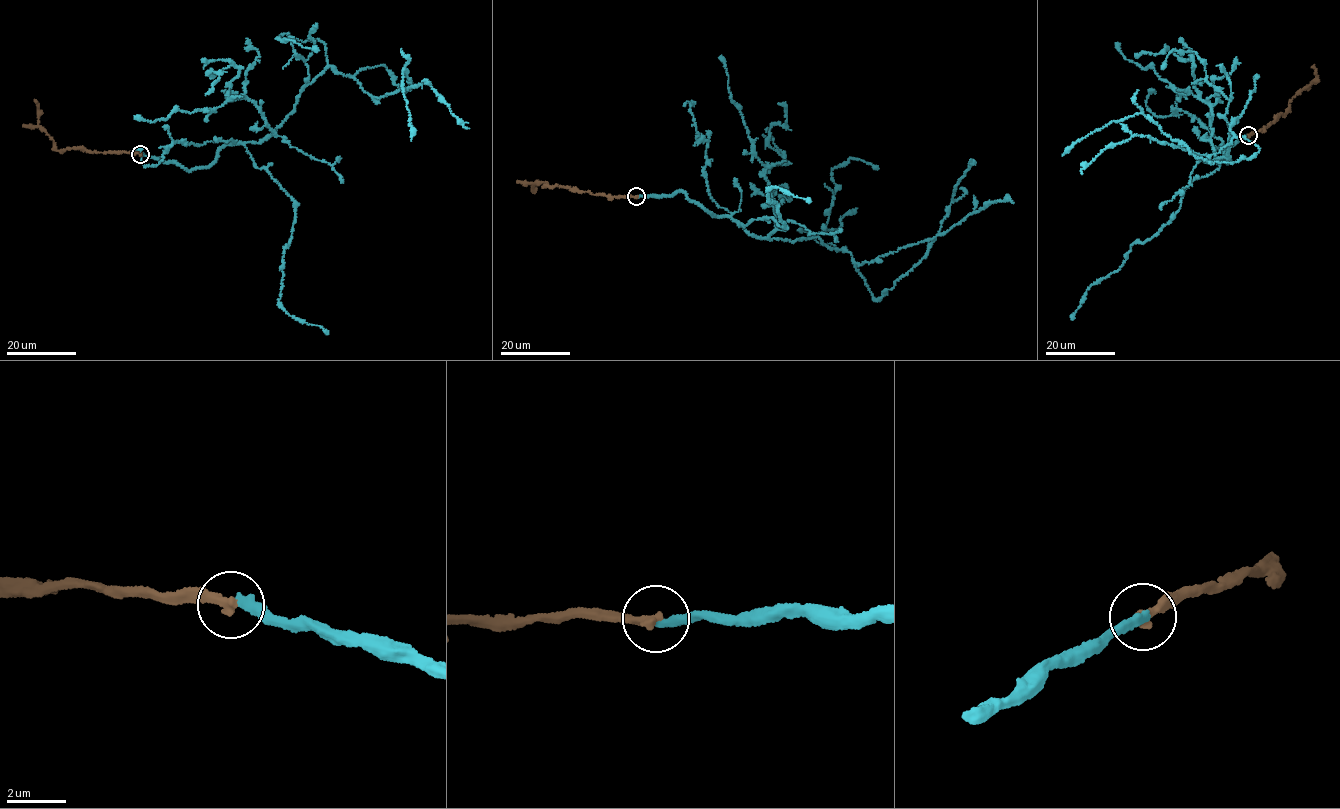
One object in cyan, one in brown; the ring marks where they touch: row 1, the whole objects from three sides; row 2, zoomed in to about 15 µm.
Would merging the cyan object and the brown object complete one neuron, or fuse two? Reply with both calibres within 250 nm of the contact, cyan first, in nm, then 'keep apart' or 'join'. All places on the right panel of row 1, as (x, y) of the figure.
360 nm thick on the cyan side, 320 nm on the other; keep apart

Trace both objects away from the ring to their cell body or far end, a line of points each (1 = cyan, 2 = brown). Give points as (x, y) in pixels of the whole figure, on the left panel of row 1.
1: (141, 154), (188, 170), (258, 143), (330, 65), (385, 66), (404, 91), (404, 69), (411, 141)
2: (141, 154), (75, 148), (56, 149), (55, 142), (41, 129), (34, 100)

